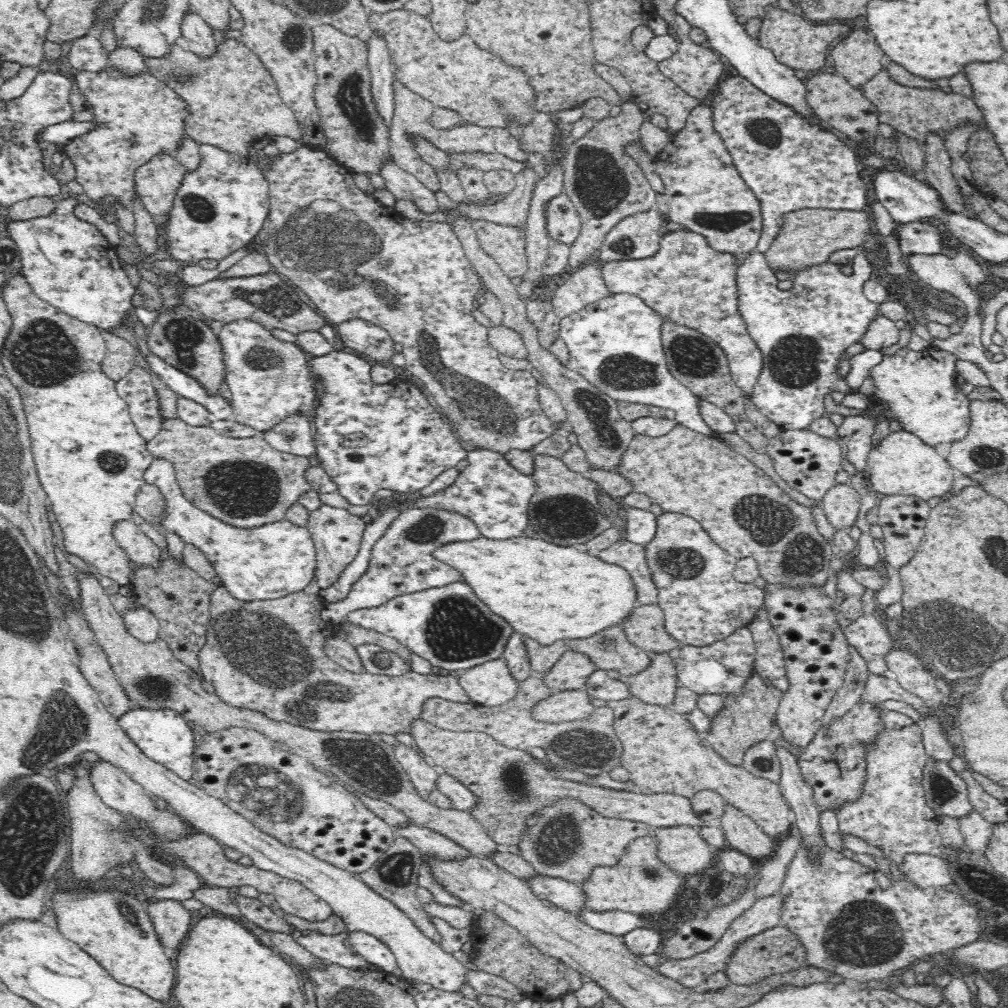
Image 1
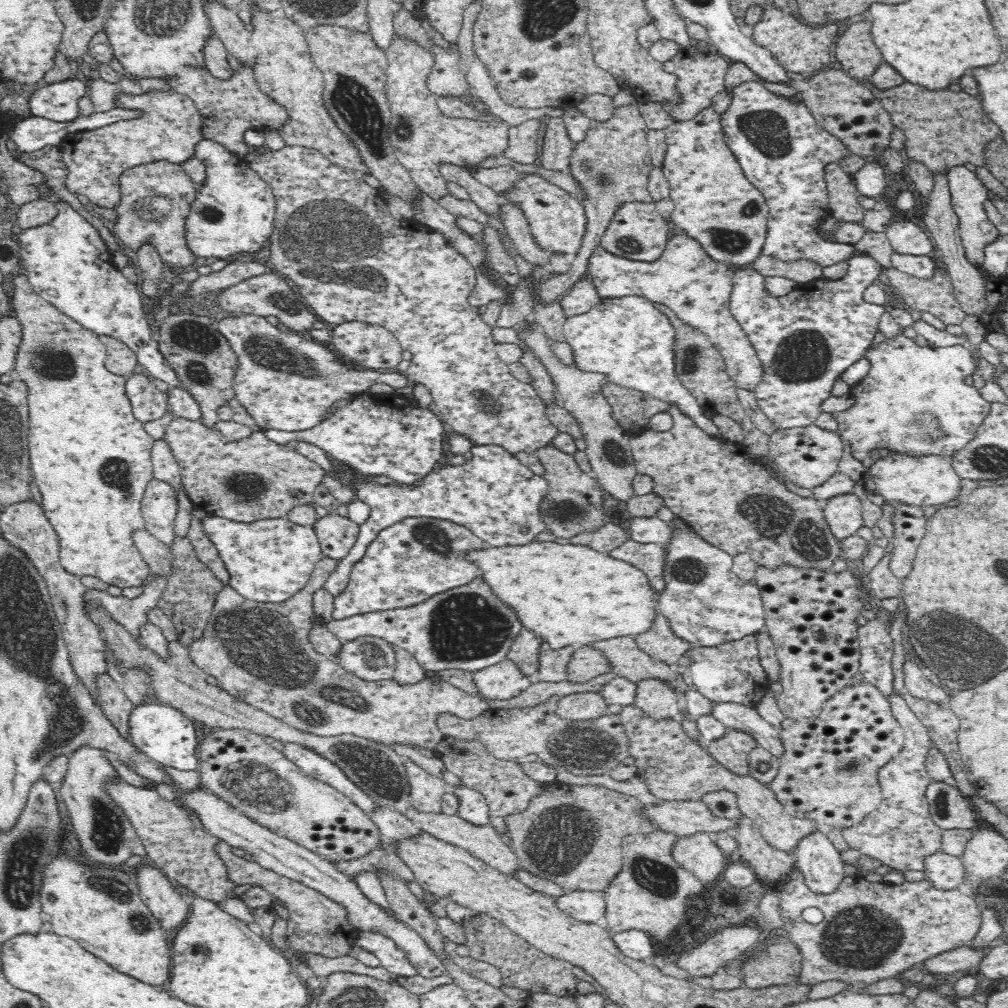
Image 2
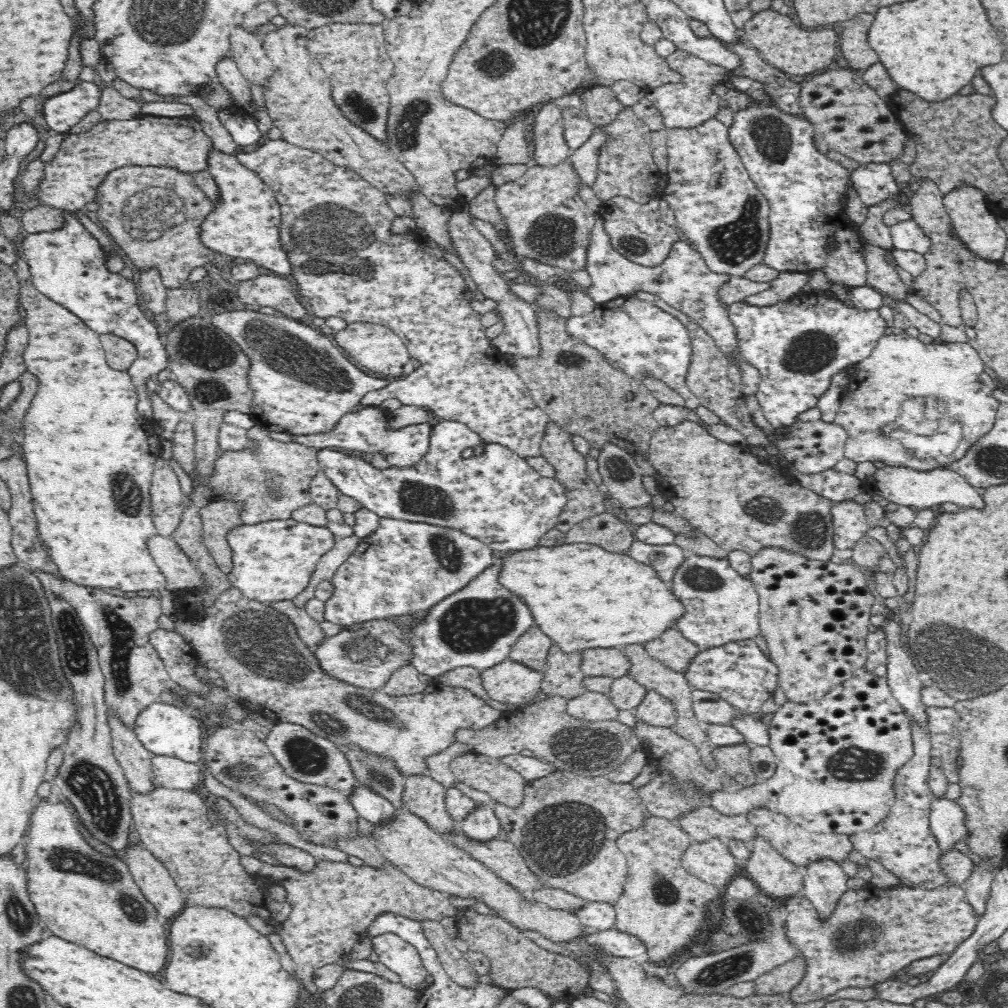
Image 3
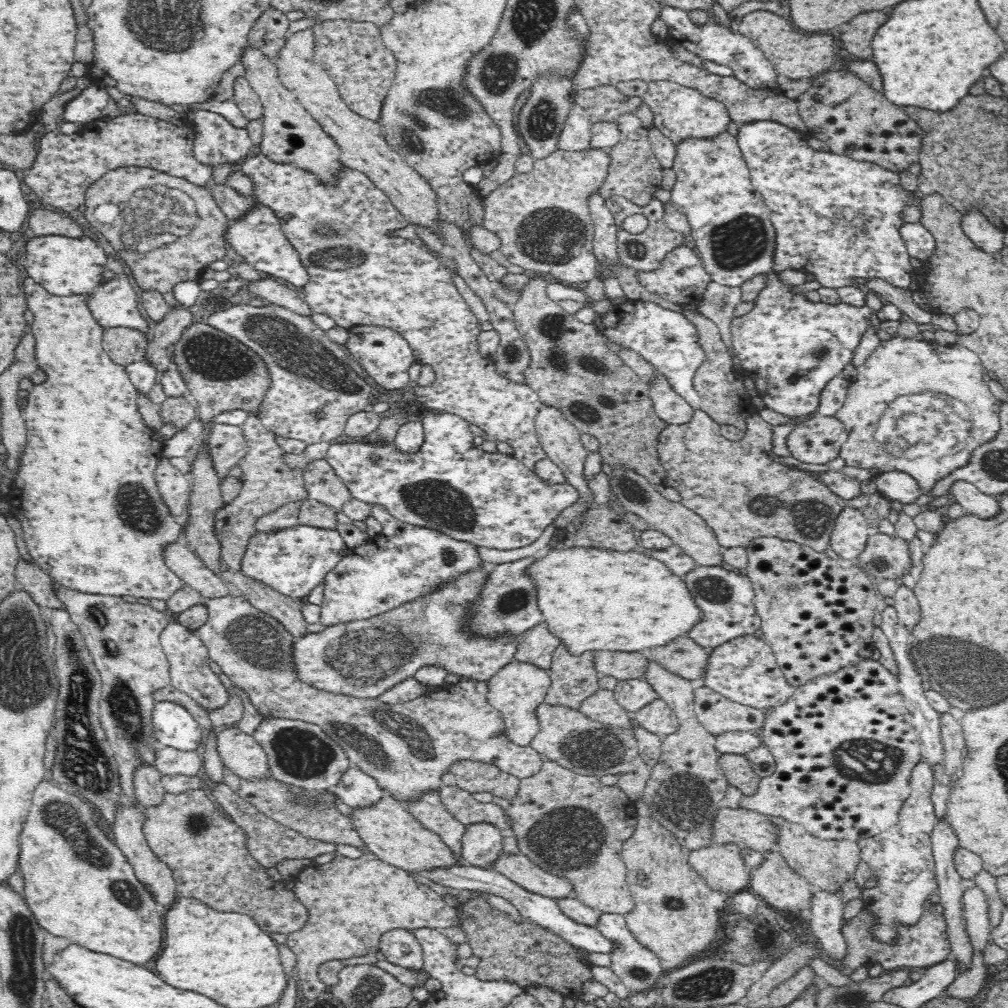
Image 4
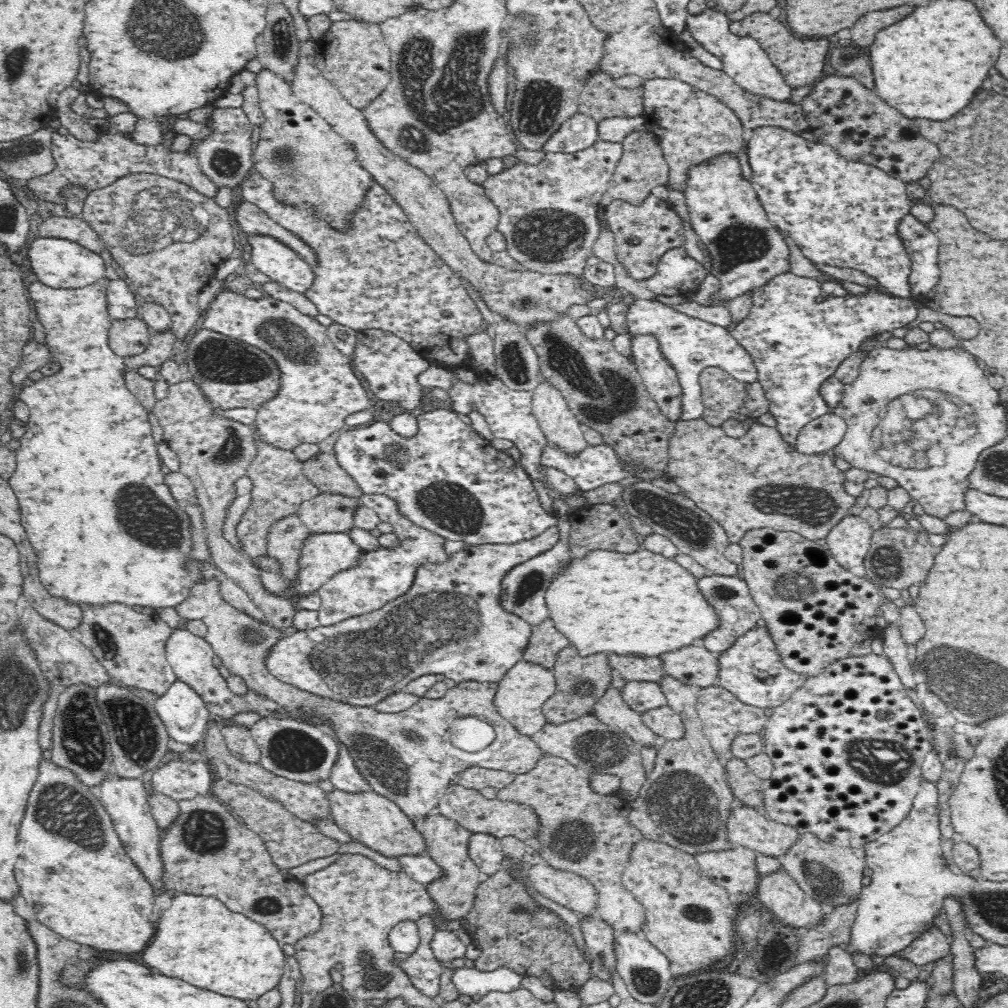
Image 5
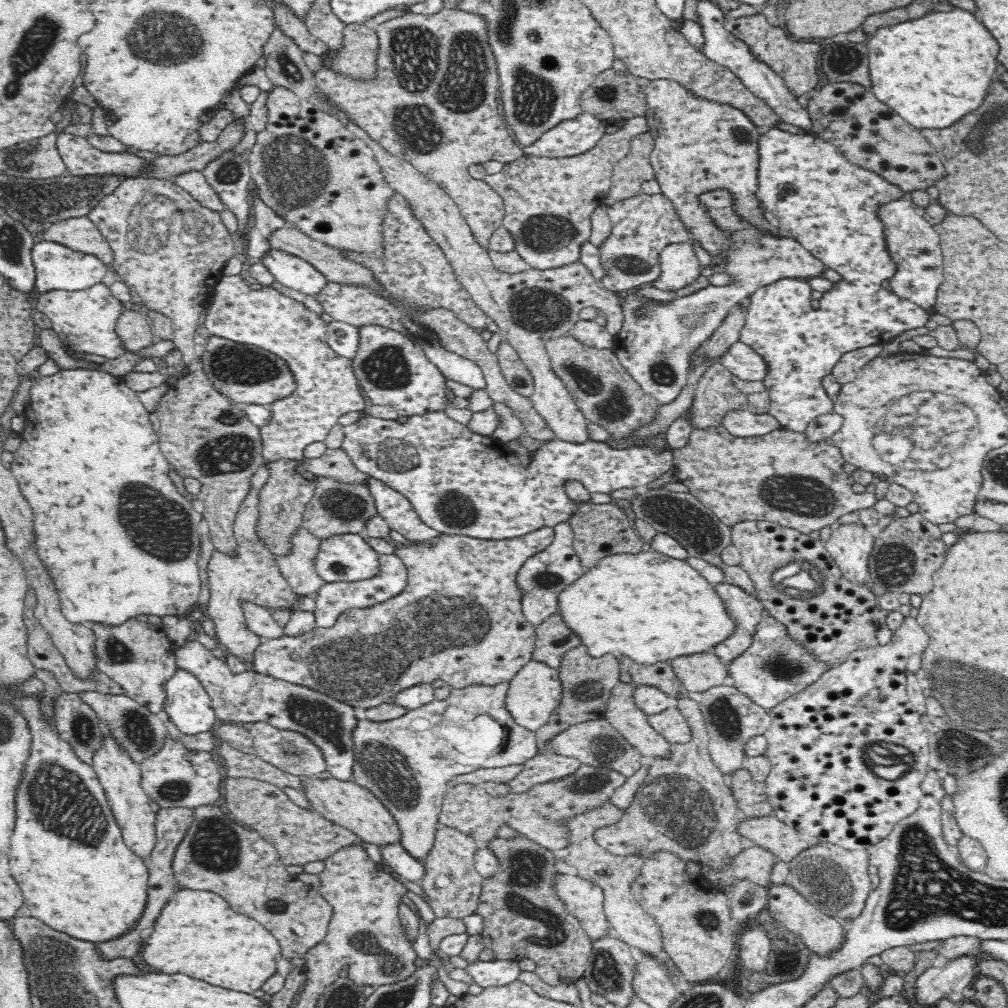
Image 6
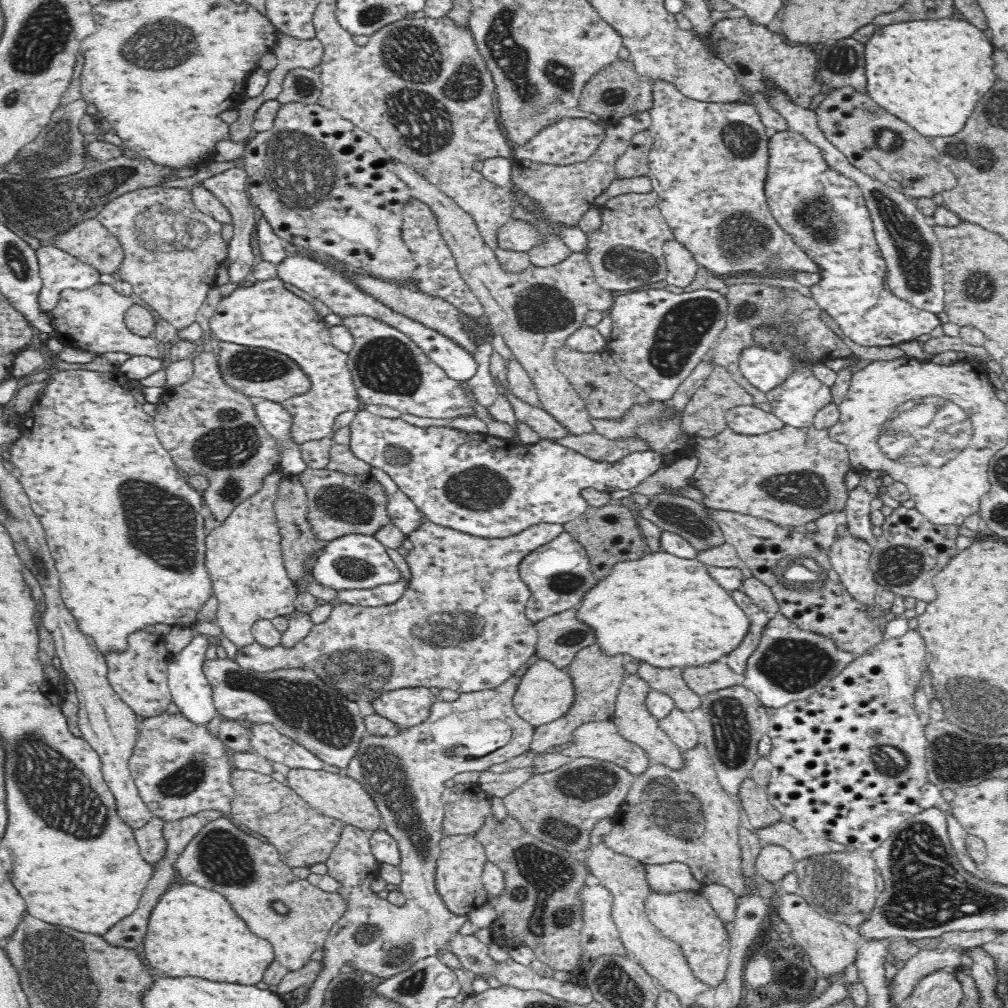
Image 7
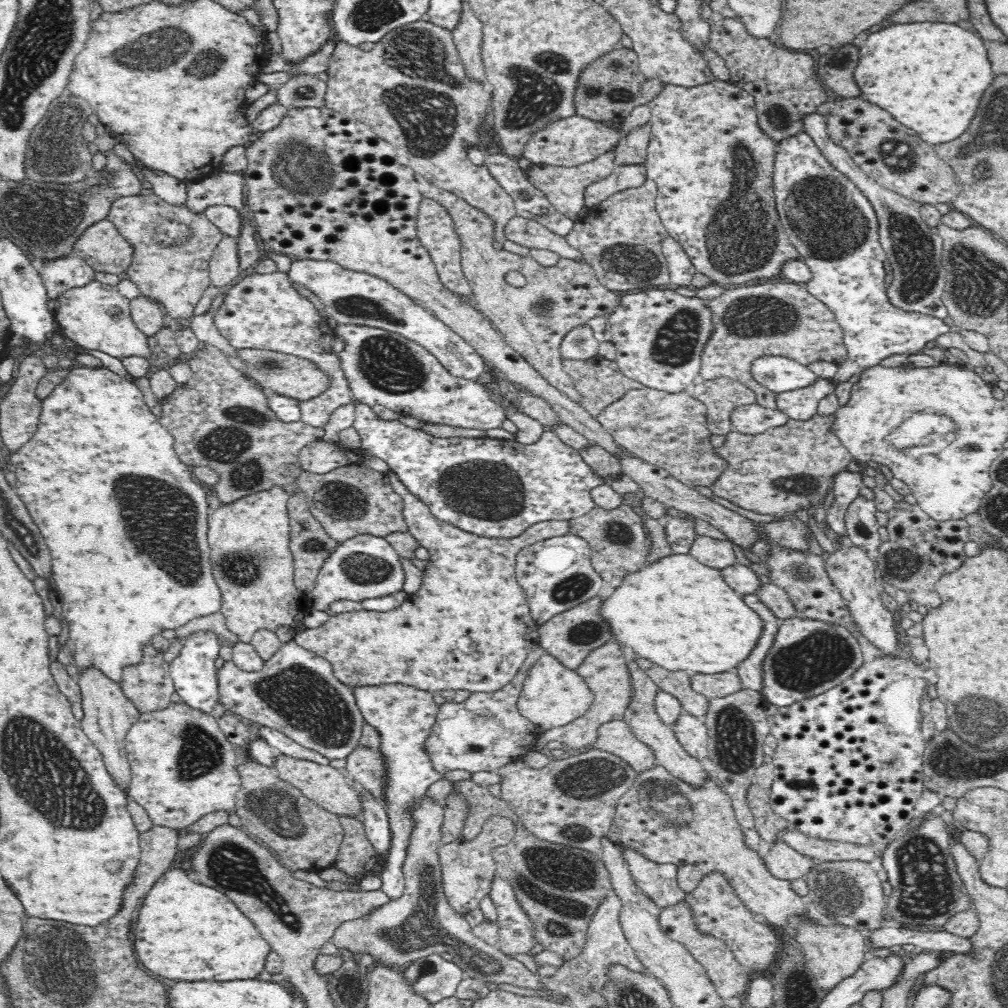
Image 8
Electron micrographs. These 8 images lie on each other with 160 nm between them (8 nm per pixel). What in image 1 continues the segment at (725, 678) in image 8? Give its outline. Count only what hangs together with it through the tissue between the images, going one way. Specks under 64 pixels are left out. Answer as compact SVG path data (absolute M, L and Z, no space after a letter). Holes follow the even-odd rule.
M657 603L640 604L632 608L628 622L624 622L623 631L634 646L650 653L668 652L683 645L666 632L664 613Z

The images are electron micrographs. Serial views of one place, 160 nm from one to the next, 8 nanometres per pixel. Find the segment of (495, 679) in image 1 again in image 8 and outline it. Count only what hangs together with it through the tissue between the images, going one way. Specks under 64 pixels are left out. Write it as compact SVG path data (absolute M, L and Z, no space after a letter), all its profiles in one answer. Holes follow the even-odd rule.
M544 653L528 671L517 702L520 714L533 722L539 729L551 730L565 726L578 716L582 716L592 704L592 691L575 669L565 667L554 658Z

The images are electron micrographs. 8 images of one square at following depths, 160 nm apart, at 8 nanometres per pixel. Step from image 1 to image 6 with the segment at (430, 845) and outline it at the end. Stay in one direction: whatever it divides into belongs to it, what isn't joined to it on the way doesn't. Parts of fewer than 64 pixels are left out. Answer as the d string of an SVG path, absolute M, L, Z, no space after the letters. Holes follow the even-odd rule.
M190 638L182 646L174 646L174 658L178 669L188 671L200 681L210 697L215 715L220 720L236 722L269 722L280 730L292 730L306 735L320 747L327 771L340 781L354 781L354 741L352 732L356 726L353 706L344 704L327 694L308 687L294 685L268 675L249 671L230 673L225 660L212 655L212 650Z

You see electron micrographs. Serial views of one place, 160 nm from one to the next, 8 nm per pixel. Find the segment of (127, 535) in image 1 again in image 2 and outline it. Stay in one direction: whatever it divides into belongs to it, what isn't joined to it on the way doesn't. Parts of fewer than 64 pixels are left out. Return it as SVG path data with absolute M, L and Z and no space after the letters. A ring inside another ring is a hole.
M145 528L132 530L130 538L152 574L167 577L172 557L171 548L152 536Z

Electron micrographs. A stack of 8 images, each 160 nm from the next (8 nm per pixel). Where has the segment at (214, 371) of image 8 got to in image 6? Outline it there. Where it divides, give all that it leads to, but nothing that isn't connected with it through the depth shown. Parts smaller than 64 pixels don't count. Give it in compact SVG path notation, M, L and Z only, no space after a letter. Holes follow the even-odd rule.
M202 370L178 379L161 398L155 409L155 415L160 422L157 435L160 451L167 462L180 477L196 478L201 483L200 493L194 498L202 501L204 508L202 516L208 523L209 540L214 550L230 555L230 557L237 557L237 542L233 534L234 520L241 502L250 493L250 480L253 474L263 467L265 462L259 426L248 420L241 406L230 401L220 391L216 391Z

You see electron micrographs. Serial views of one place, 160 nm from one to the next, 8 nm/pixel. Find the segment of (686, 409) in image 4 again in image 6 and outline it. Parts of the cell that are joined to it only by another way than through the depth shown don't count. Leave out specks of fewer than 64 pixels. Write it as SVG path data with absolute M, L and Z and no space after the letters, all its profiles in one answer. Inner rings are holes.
M714 188L708 192L702 192L698 196L698 201L706 206L706 217L728 235L728 250L723 255L726 258L724 273L728 275L729 282L724 286L708 285L693 294L684 297L676 297L671 302L663 305L650 305L646 303L644 297L630 294L621 296L623 299L623 313L625 316L622 330L615 336L615 346L613 351L620 359L621 365L628 371L634 380L643 388L646 394L649 394L660 405L670 404L680 394L680 391L686 386L689 379L690 354L706 341L708 336L720 326L720 322L726 318L726 314L732 306L740 305L756 292L757 288L762 288L772 284L782 278L806 279L810 277L822 277L827 266L818 261L808 250L806 250L796 239L785 238L780 234L770 234L763 228L755 226L751 222L744 220L735 211L733 204L735 198L733 194L725 188ZM642 308L647 310L643 317L636 315L636 310Z

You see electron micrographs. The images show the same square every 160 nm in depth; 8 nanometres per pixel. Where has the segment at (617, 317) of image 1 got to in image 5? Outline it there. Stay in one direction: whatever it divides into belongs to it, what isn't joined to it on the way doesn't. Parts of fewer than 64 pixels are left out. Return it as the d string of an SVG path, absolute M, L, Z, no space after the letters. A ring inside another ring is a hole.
M638 299L628 307L626 314L626 333L632 338L636 335L654 335L662 357L672 365L682 387L682 412L679 420L694 420L703 415L703 400L699 383L700 373L708 367L719 366L726 369L736 380L744 383L756 382L756 367L748 351L729 333L729 328L678 312L675 307L658 300Z

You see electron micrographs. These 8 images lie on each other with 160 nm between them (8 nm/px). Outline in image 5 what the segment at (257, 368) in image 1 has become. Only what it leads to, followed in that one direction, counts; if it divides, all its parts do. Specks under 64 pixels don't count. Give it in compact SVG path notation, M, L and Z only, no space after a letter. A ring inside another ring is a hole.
M222 291L209 303L201 316L203 328L241 340L269 354L280 371L280 388L274 398L264 402L257 409L255 426L257 434L264 442L269 442L282 450L292 451L298 444L310 442L319 444L331 434L339 433L345 426L345 418L366 410L372 400L368 399L364 386L352 371L352 357L339 352L329 340L327 326L312 316L302 314L291 304L274 297L264 295L259 300L252 300L234 291Z

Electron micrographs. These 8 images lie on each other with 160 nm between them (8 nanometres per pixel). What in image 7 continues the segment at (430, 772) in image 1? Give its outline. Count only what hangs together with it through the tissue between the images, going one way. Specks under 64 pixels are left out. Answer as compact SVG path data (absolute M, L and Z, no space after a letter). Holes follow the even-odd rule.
M472 835L443 836L440 840L440 856L436 860L436 890L444 905L456 916L470 914L487 902L488 894L481 876L484 862L488 860L484 847Z

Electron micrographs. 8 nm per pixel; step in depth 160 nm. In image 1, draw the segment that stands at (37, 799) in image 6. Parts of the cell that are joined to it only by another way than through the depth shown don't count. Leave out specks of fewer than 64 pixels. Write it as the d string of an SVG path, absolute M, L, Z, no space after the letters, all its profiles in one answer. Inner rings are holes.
M58 890L58 894L51 896L58 930L68 940L88 952L116 982L168 1004L174 988L175 970L159 942L145 902L114 891L86 891L82 895L82 892Z

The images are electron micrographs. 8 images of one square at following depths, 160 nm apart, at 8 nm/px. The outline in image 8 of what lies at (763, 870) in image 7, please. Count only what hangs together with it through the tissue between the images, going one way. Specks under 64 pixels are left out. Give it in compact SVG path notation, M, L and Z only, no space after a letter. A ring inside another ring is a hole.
M780 840L772 844L762 861L772 876L785 881L808 876L810 868L814 866L813 858L800 854Z

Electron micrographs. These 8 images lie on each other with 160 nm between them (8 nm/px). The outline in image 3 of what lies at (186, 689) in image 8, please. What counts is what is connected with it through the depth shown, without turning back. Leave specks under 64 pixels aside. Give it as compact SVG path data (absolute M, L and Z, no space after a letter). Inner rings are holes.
M154 702L142 710L134 721L133 731L153 756L170 756L188 763L202 763L205 734L200 730L201 722L192 718L188 710L168 703Z

